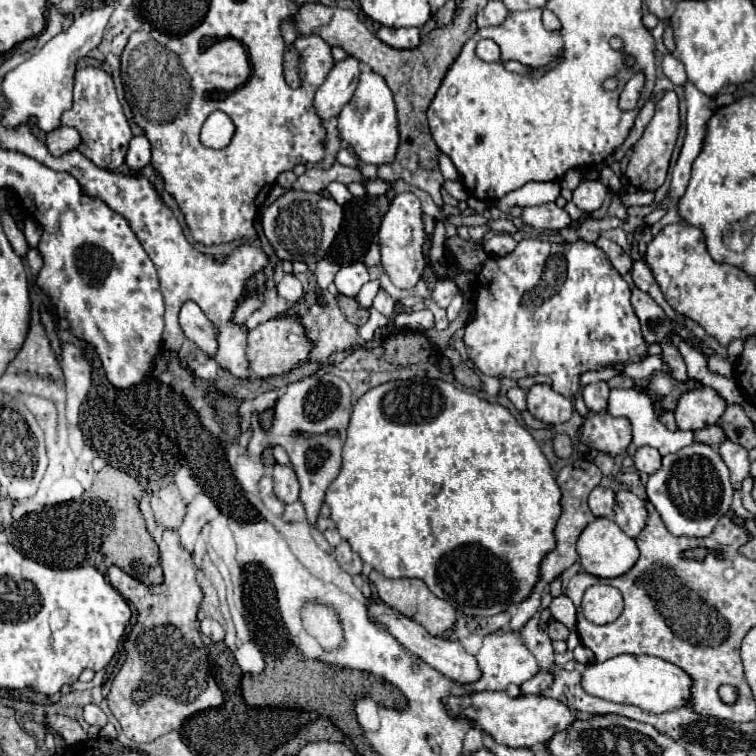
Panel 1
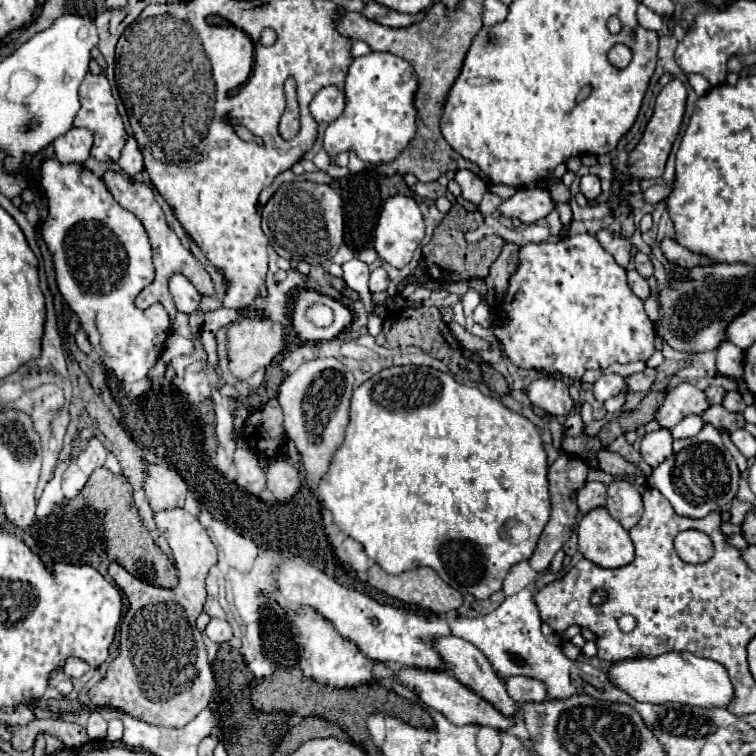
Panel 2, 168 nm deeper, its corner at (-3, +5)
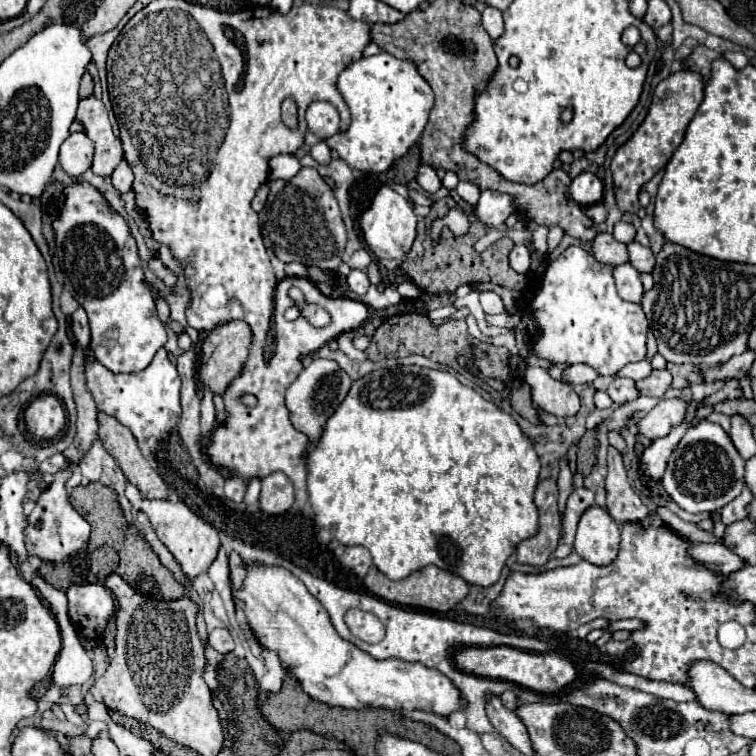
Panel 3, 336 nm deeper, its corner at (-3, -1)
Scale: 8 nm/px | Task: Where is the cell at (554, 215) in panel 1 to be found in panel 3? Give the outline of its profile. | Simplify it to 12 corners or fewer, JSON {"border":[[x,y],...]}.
{"border":[[482,190],[474,214],[496,228],[516,210],[508,194]]}

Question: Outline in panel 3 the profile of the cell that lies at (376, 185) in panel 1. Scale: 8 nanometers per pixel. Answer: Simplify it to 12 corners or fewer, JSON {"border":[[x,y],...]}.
{"border":[[420,166],[416,180],[426,192],[442,186],[436,170]]}

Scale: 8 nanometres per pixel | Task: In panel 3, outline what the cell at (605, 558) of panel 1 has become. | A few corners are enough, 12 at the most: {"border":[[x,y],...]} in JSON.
{"border":[[590,506],[574,550],[606,566],[618,554],[620,526],[608,510]]}

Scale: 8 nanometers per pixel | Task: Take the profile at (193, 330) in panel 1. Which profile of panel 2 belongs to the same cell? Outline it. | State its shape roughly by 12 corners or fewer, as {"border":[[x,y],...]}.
{"border":[[182,274],[170,278],[178,312],[200,310],[200,292]]}

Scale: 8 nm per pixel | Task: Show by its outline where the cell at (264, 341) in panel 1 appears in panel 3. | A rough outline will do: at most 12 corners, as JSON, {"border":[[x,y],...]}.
{"border":[[230,320],[200,346],[198,374],[212,394],[242,372],[250,328]]}

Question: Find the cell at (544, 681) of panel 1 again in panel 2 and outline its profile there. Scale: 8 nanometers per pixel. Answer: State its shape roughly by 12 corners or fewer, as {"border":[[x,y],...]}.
{"border":[[512,676],[506,690],[516,704],[544,702],[542,680]]}

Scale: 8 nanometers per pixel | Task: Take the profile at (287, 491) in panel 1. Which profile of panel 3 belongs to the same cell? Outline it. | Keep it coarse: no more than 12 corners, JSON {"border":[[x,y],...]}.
{"border":[[286,474],[262,480],[260,510],[284,514],[294,504],[294,488]]}

